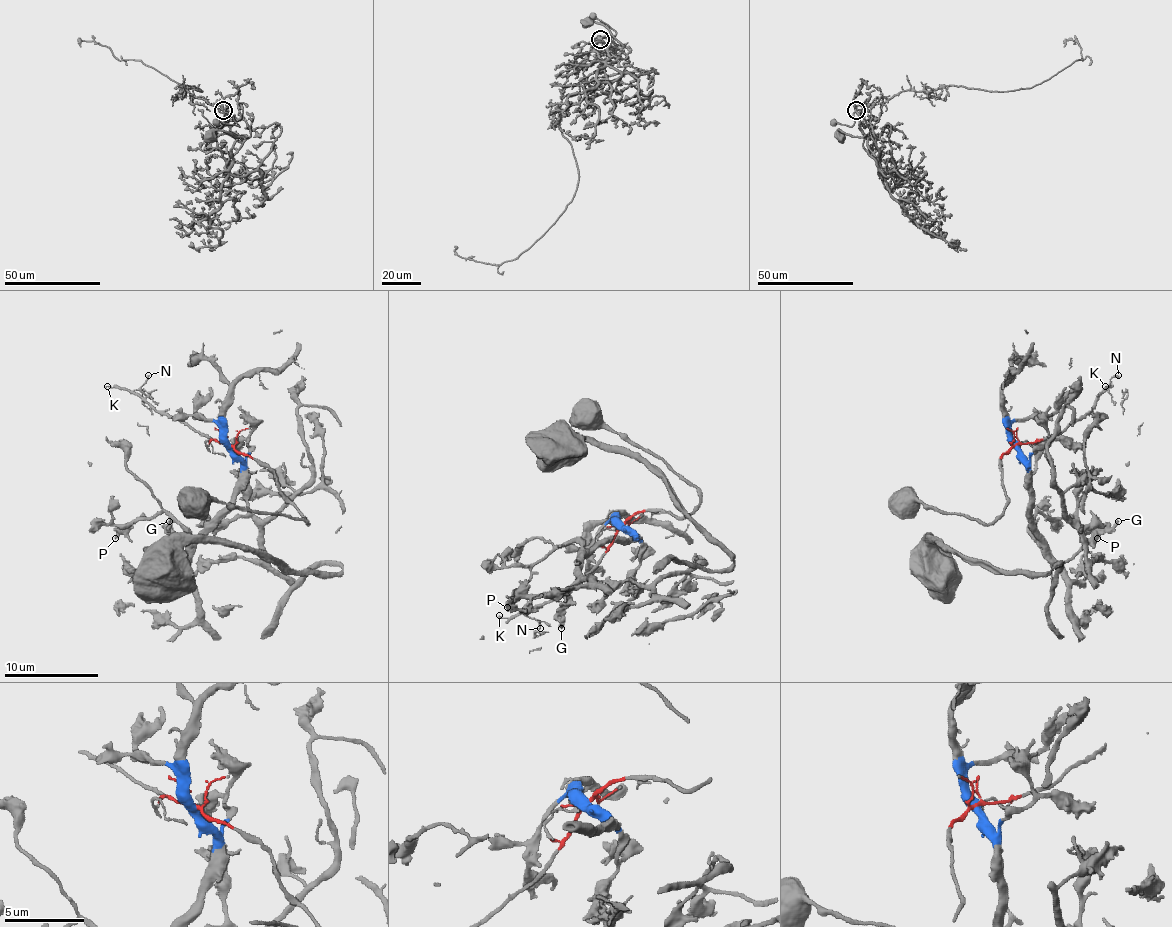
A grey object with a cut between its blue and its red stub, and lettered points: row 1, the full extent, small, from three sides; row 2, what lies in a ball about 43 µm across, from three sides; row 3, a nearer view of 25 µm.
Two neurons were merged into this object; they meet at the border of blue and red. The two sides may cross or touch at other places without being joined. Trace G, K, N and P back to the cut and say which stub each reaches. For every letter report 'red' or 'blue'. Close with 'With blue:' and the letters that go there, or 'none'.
G: blue
K: red
N: red
P: blue
With blue: G, P

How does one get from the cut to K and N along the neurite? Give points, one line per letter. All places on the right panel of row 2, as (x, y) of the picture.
K: (1016, 445), (1051, 438), (1086, 415), (1105, 387)
N: (1016, 445), (1055, 436), (1086, 415), (1112, 377), (1119, 375)

